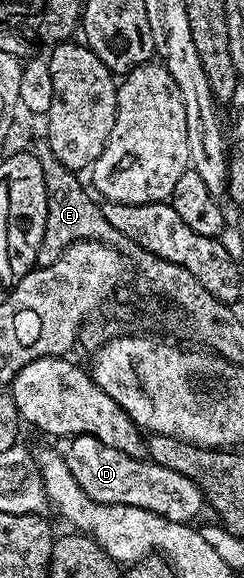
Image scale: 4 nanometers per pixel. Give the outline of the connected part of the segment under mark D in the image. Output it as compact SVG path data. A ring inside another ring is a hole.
M94 437L62 440L59 452L75 477L75 483L79 483L88 497L104 505L141 507L169 521L186 523L196 522L201 505L203 509L201 489L191 479L179 475L179 471L171 471L148 459L123 455L123 451L115 451L115 447L107 447Z

